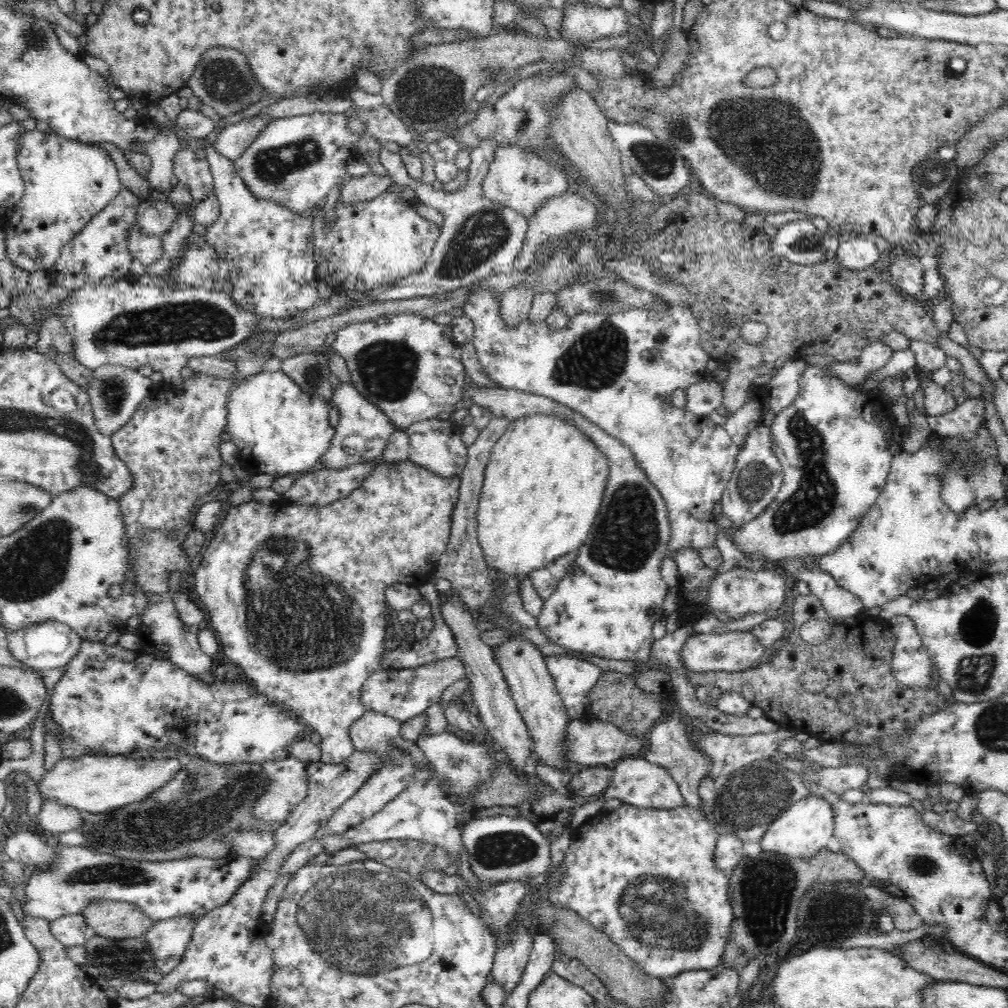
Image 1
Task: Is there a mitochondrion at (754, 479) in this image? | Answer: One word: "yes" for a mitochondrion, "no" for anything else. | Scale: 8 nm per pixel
yes

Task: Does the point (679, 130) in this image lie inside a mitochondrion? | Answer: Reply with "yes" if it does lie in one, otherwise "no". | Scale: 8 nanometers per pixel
yes

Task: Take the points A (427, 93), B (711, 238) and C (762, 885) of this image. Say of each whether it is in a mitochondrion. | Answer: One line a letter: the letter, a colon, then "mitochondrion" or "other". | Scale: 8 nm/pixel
A: mitochondrion
B: other
C: mitochondrion

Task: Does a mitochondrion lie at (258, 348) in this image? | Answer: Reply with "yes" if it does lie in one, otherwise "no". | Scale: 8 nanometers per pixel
yes

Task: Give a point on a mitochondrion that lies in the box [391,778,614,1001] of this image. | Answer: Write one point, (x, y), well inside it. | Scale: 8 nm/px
(497, 849)

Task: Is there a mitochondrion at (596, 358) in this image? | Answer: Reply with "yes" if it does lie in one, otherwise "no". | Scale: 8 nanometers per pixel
yes

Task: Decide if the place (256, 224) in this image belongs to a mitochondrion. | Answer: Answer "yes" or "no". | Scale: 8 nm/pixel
no

